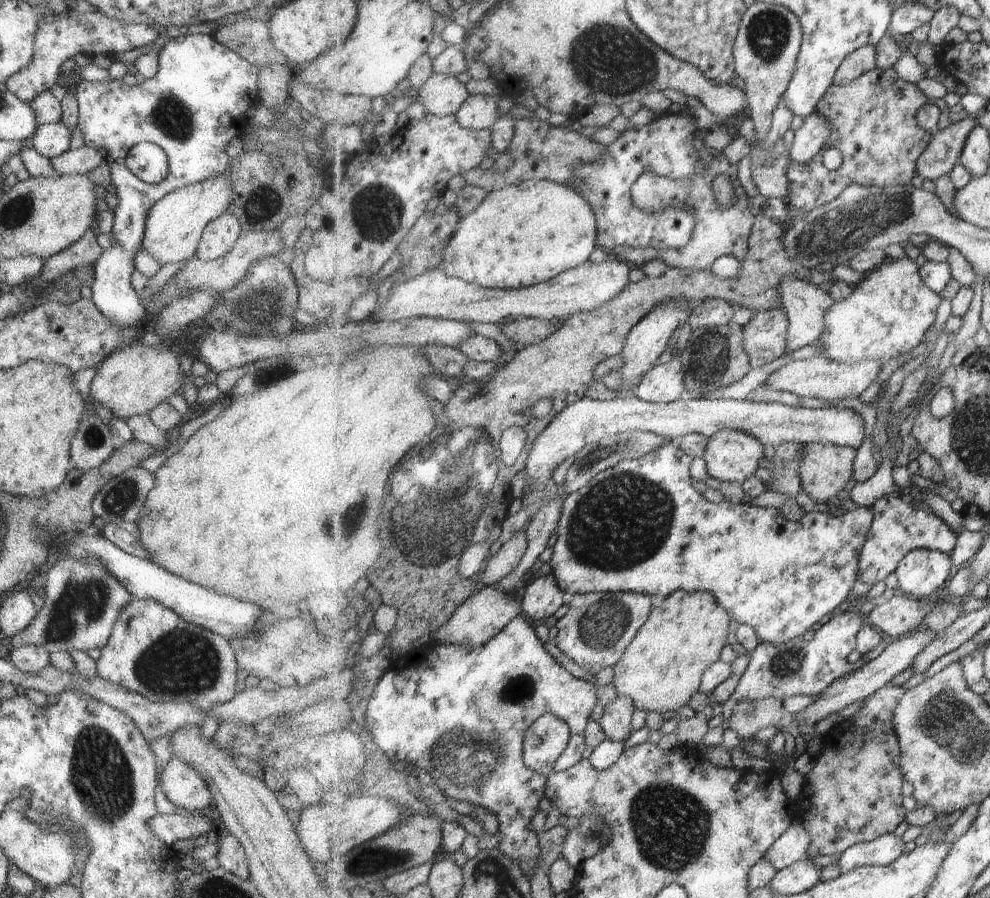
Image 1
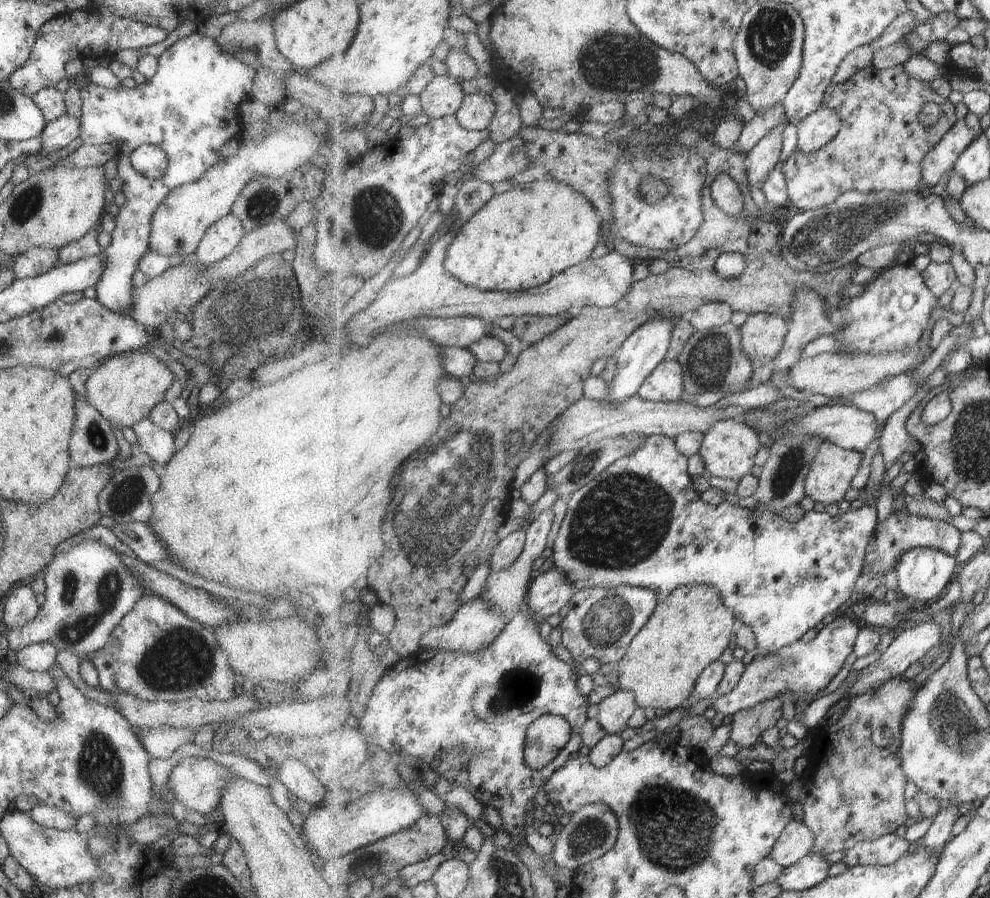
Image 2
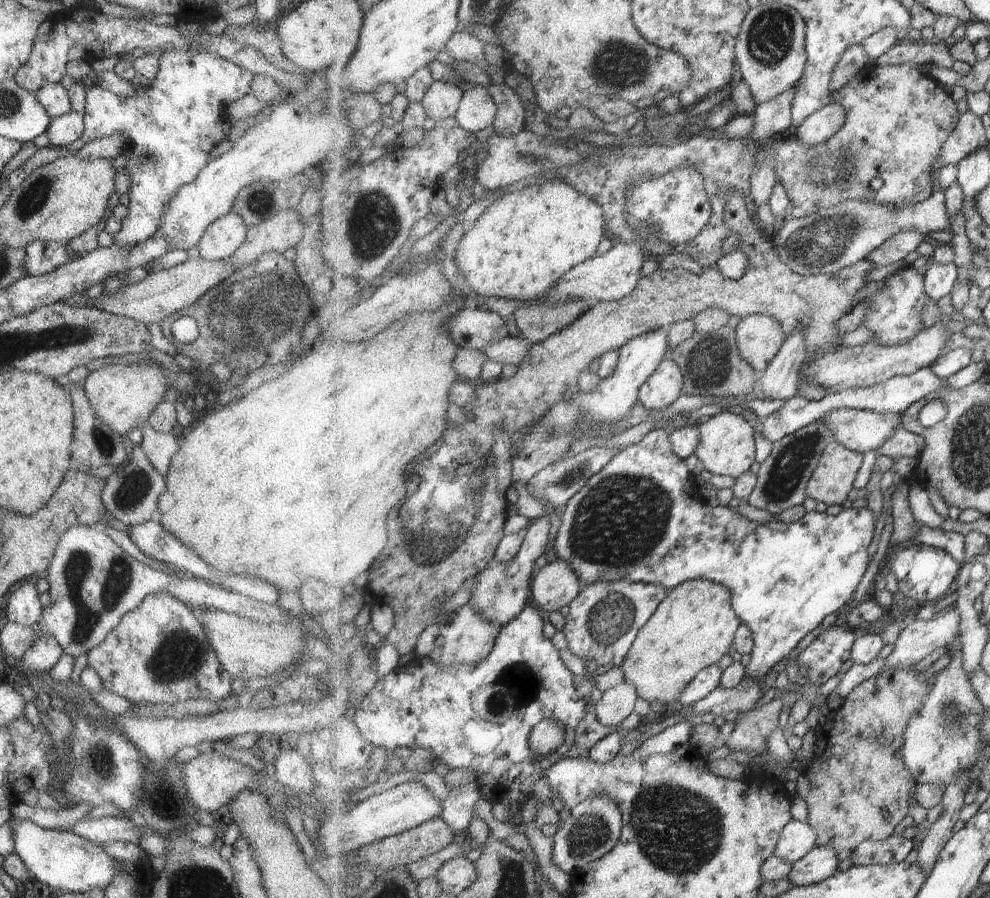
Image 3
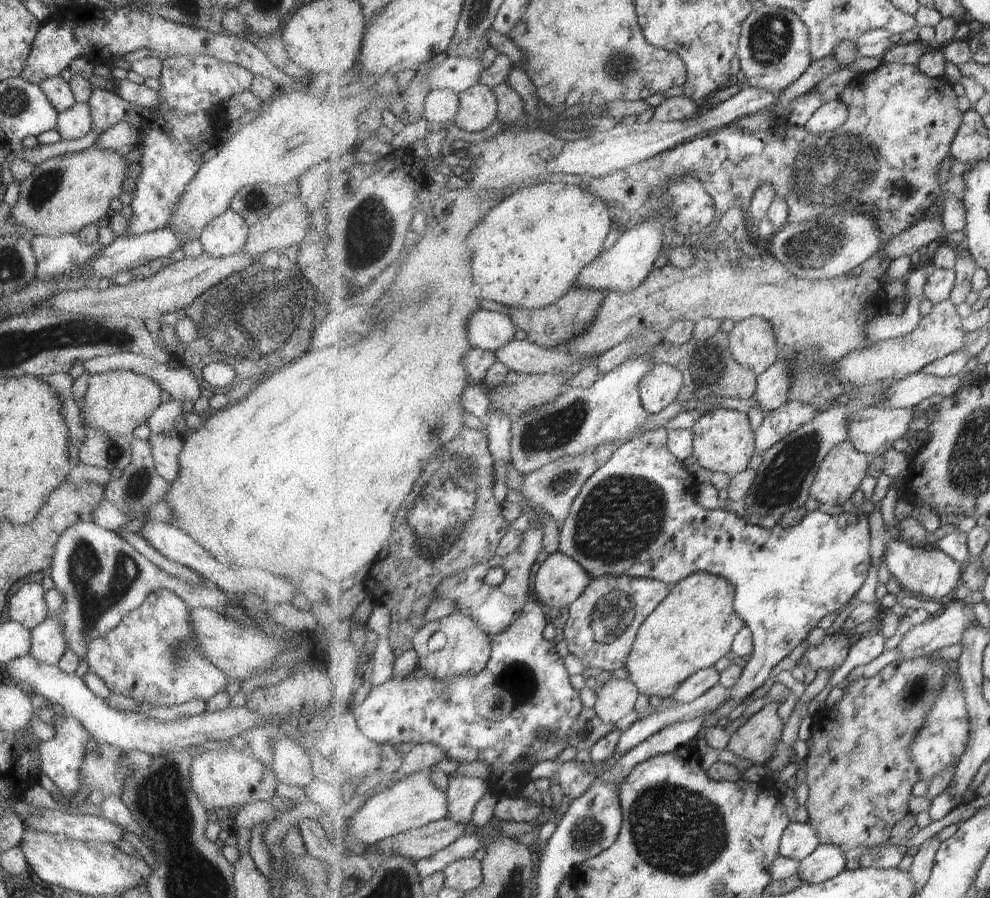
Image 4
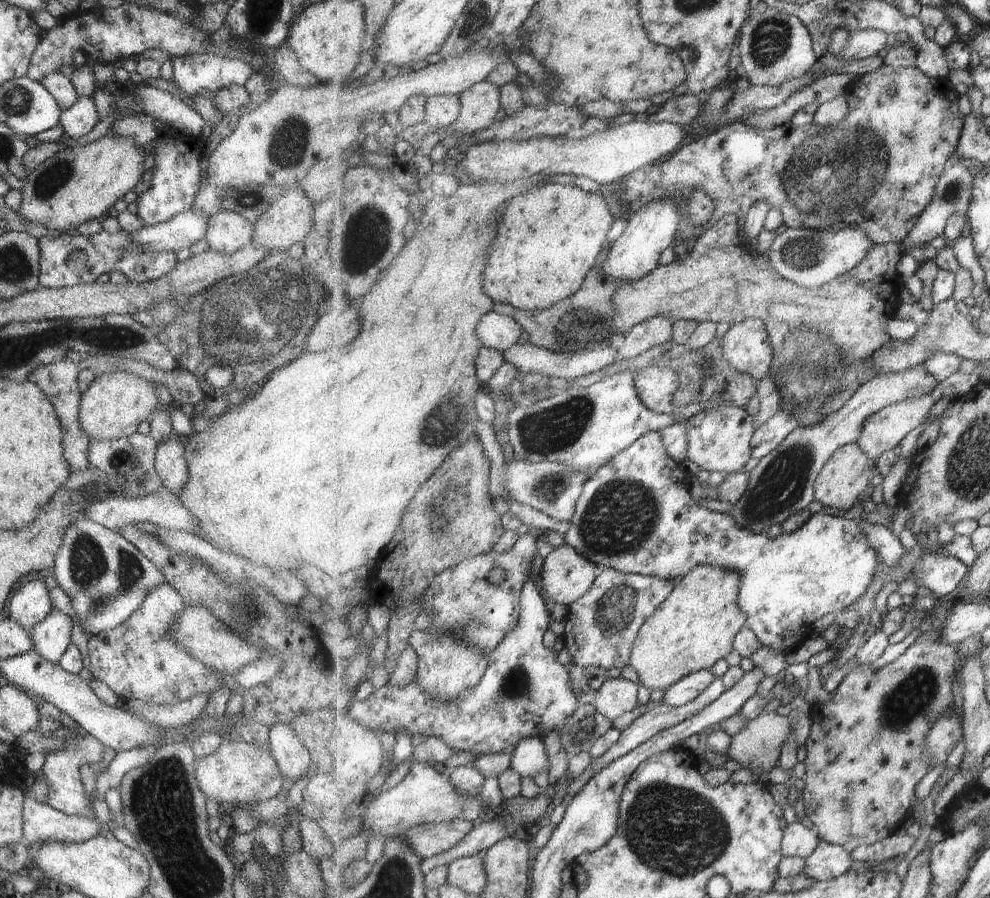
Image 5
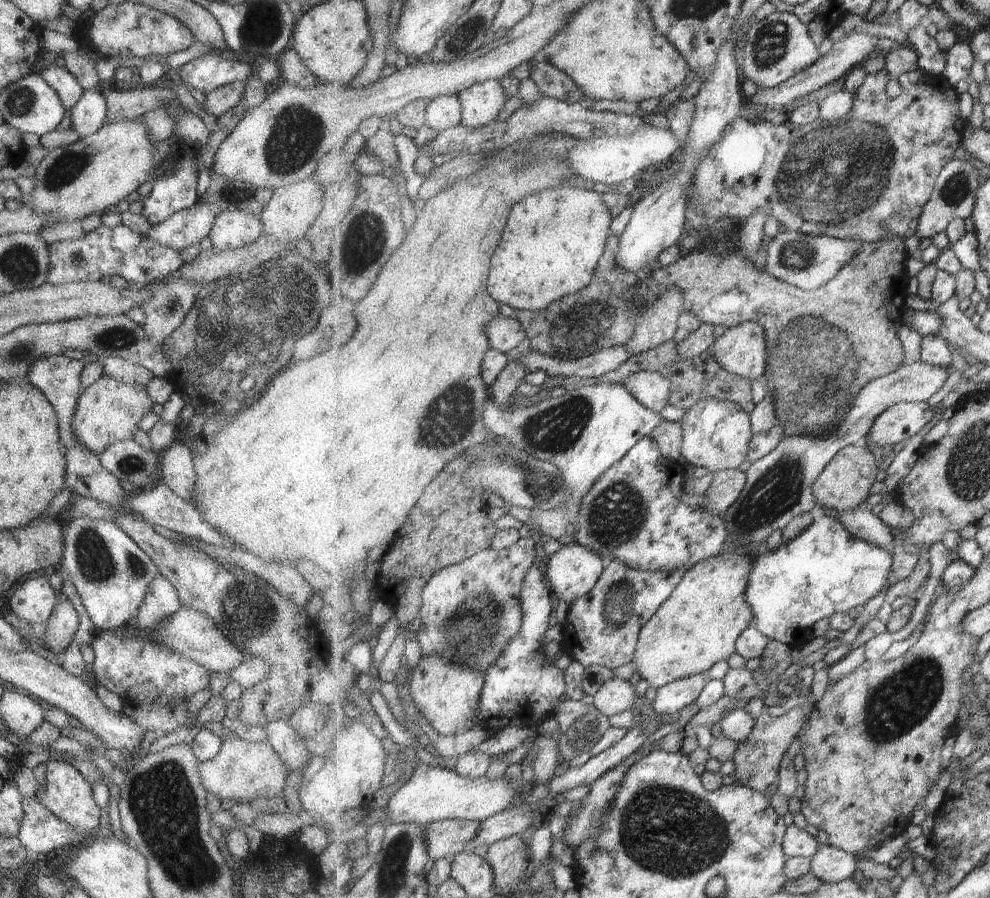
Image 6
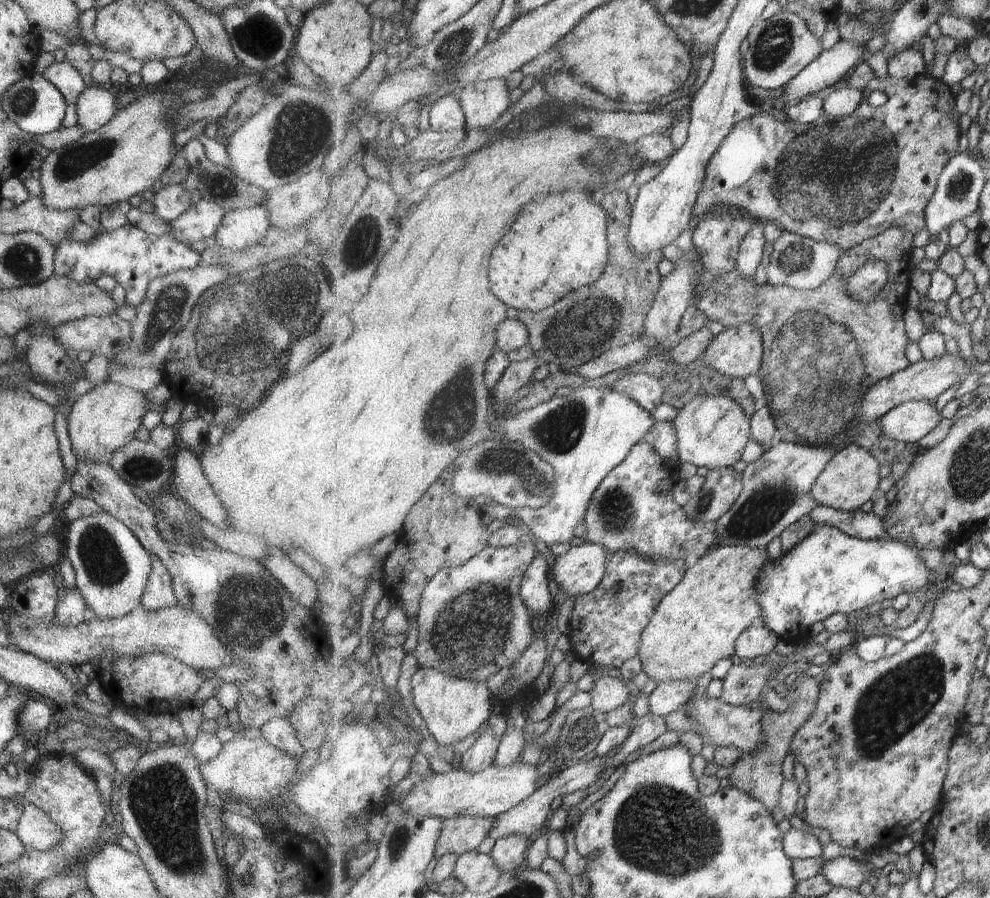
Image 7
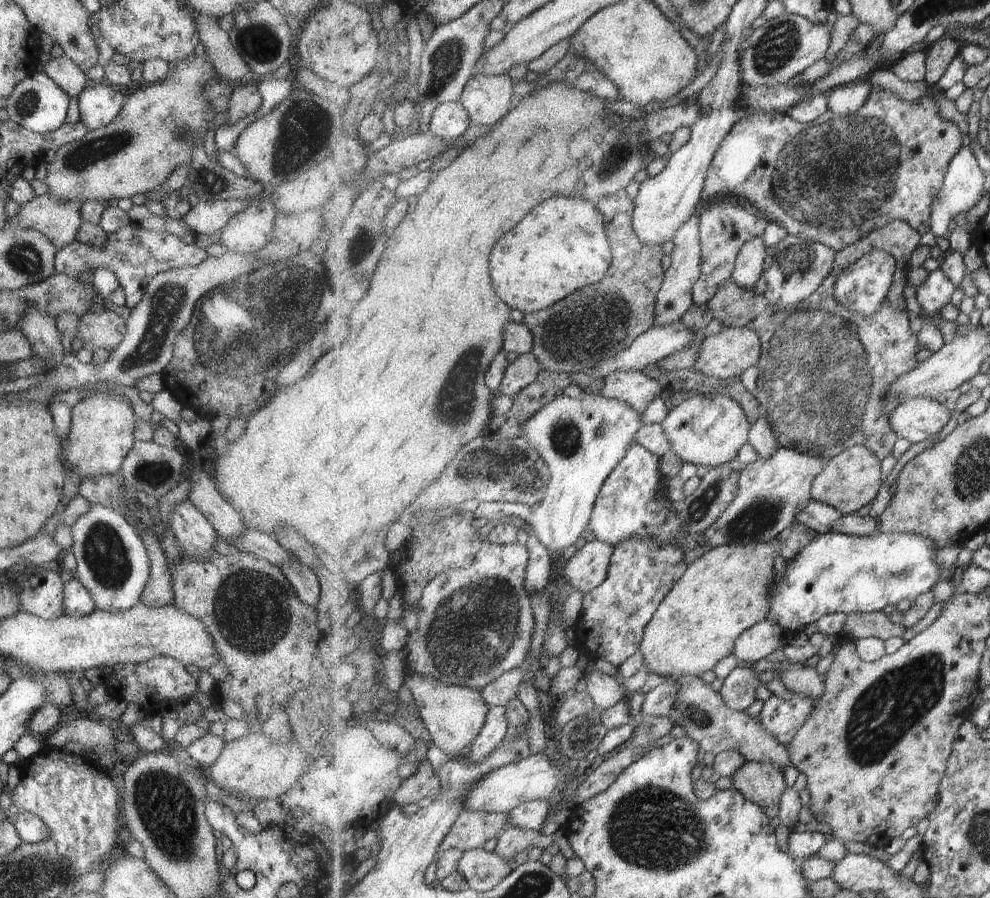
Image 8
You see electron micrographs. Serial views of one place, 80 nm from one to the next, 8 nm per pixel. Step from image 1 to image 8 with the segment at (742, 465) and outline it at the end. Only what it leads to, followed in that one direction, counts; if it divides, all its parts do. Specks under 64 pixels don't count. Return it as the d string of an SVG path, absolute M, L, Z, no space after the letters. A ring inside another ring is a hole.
M716 392L712 395L693 395L674 409L662 422L673 445L673 454L684 462L707 468L725 465L738 458L739 451L750 442L752 424L742 405L730 396Z

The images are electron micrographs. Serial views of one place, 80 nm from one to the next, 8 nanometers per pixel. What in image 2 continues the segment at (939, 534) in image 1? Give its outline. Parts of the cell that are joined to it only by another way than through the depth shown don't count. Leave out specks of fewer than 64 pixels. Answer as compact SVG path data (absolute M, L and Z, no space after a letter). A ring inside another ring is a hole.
M891 509L891 512L880 520L875 527L870 546L867 547L866 566L863 567L862 574L865 578L884 576L886 572L891 572L893 568L896 568L903 553L917 547L937 549L956 558L959 550L961 550L961 544L962 532L959 532L955 526L945 522L943 519L916 515L909 509L901 509L900 511Z

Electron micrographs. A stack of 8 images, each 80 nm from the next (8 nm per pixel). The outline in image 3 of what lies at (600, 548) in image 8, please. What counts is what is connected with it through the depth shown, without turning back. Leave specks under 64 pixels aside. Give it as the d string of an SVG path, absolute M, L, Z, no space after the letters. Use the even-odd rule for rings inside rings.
M557 558L540 569L533 580L531 597L545 615L569 607L584 586L571 565Z

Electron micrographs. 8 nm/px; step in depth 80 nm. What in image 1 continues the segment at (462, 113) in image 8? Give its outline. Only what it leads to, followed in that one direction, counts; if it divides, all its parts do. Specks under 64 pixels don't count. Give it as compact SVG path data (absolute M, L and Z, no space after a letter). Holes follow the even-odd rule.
M434 73L420 86L418 95L424 110L440 117L456 115L470 98L465 85L445 73Z

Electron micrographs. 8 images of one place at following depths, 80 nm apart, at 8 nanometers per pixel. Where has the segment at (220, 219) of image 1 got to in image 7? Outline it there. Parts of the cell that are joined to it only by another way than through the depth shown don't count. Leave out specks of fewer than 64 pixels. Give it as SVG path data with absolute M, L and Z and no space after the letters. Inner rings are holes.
M265 203L225 213L214 232L216 245L237 252L258 243L270 228Z

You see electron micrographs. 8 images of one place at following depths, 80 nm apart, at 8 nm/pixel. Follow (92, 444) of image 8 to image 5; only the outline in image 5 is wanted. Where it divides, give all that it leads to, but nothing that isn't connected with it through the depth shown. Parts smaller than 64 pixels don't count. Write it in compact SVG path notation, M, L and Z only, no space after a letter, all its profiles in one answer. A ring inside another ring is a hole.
M99 373L80 394L79 426L90 440L107 441L120 436L127 437L137 432L140 422L155 412L159 406L157 396L152 382L133 373Z

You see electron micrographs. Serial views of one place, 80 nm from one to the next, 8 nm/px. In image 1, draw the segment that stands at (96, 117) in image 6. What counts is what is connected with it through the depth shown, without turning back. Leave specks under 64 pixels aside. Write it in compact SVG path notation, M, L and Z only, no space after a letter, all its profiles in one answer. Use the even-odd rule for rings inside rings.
M59 121L37 125L30 136L30 146L50 159L69 149L71 129Z

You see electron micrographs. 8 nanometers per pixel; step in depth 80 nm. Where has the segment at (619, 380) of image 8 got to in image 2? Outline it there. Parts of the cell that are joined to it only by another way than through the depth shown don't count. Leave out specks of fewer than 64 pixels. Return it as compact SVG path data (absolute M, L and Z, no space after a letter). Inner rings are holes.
M663 361L646 378L638 395L646 401L676 403L681 400L684 390L684 370L677 361Z

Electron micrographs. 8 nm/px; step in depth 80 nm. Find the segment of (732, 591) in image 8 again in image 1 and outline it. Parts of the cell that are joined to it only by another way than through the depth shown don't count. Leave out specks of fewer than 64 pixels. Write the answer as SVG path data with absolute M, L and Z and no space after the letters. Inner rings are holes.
M677 591L669 595L662 605L651 611L623 658L614 666L612 684L617 696L632 698L637 709L653 710L659 714L669 710L677 712L679 708L689 704L689 700L700 692L703 673L721 659L723 647L727 644L731 617L730 612L717 604L711 593Z

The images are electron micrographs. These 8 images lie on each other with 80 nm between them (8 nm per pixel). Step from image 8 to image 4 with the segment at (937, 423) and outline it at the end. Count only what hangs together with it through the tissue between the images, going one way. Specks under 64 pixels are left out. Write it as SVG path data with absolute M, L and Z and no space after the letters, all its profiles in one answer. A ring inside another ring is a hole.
M867 407L850 420L851 444L870 458L885 454L898 438L909 432L917 408Z

